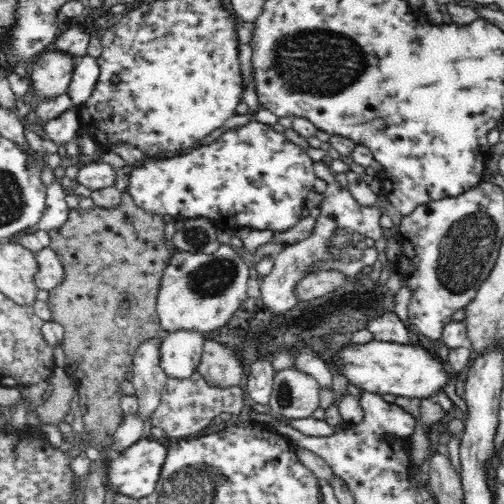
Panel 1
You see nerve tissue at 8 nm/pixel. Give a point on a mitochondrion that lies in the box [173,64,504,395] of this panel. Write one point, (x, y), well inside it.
(465, 251)

